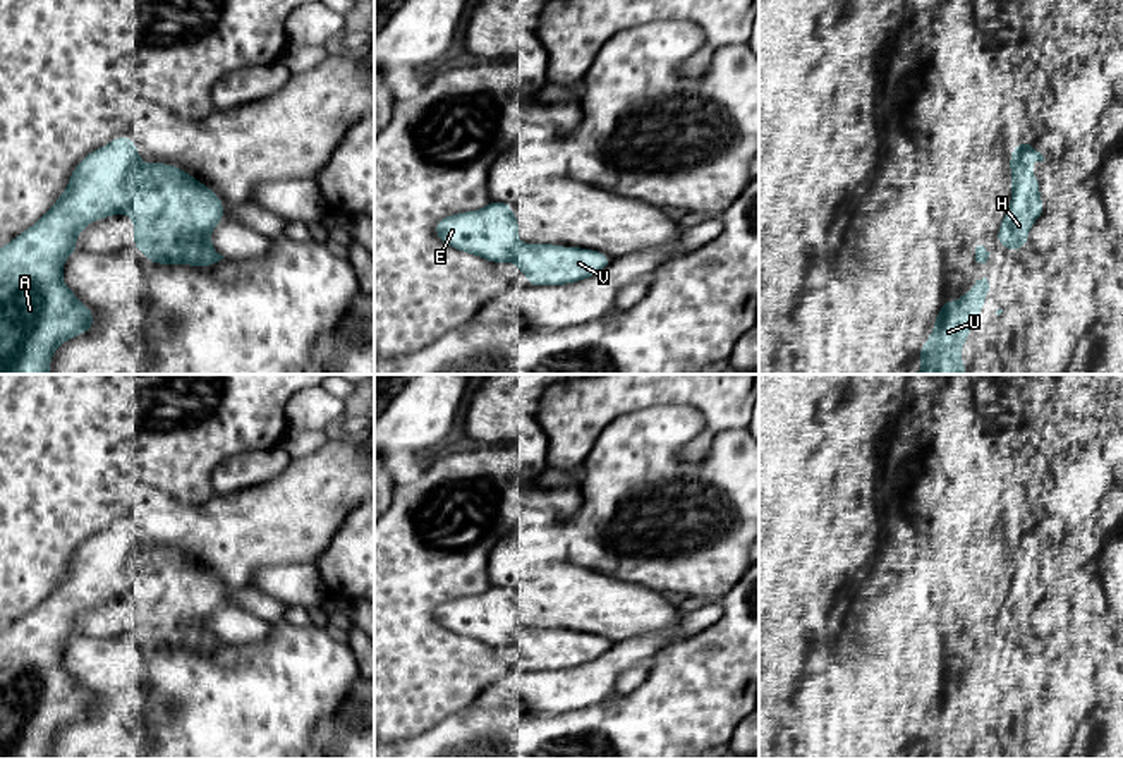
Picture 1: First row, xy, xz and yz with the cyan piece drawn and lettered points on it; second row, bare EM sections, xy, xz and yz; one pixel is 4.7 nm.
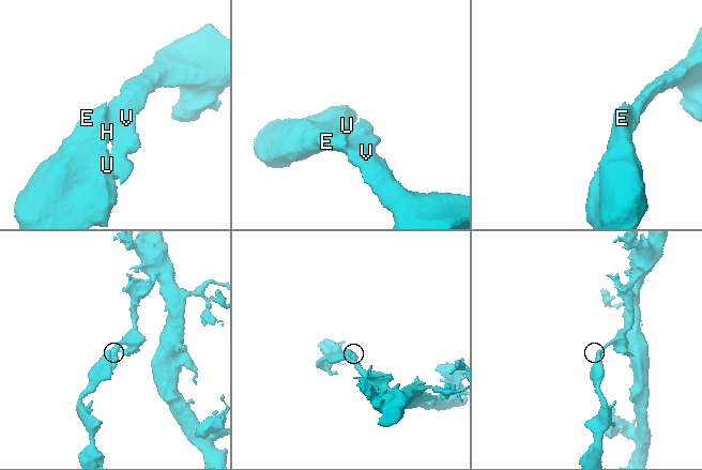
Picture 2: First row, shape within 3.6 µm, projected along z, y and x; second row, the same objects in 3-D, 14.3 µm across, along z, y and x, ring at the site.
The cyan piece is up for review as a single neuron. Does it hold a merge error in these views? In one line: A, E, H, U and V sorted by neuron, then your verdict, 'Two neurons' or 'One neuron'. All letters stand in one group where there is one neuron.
Groups: A E H U V. One neuron

